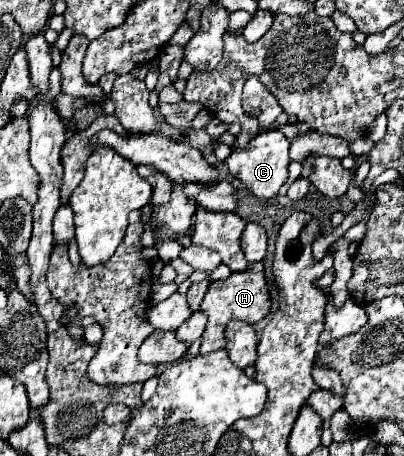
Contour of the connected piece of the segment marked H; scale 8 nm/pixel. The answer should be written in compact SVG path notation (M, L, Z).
M260 262L250 264L248 270L244 270L244 272L234 272L226 280L212 282L202 304L200 304L200 312L208 316L208 324L202 334L202 344L200 344L200 356L206 356L210 352L224 348L224 344L226 344L224 328L228 322L242 320L246 324L256 324L270 312L270 296L268 296L262 264Z

